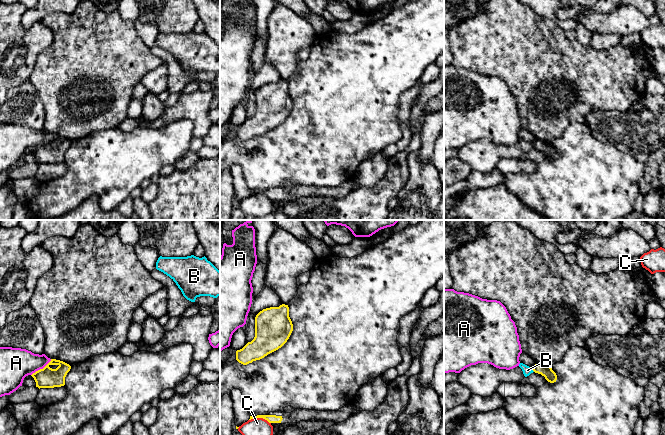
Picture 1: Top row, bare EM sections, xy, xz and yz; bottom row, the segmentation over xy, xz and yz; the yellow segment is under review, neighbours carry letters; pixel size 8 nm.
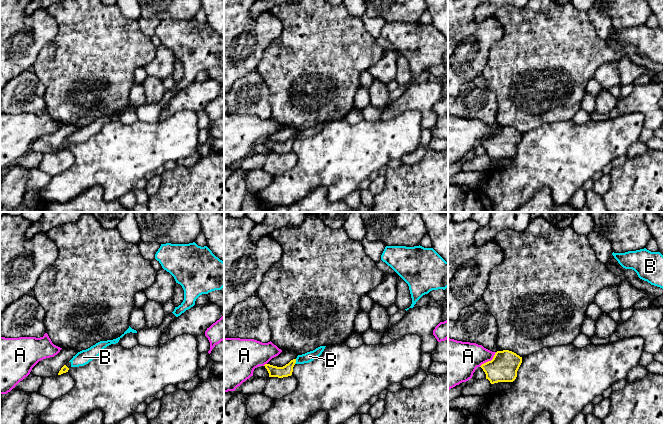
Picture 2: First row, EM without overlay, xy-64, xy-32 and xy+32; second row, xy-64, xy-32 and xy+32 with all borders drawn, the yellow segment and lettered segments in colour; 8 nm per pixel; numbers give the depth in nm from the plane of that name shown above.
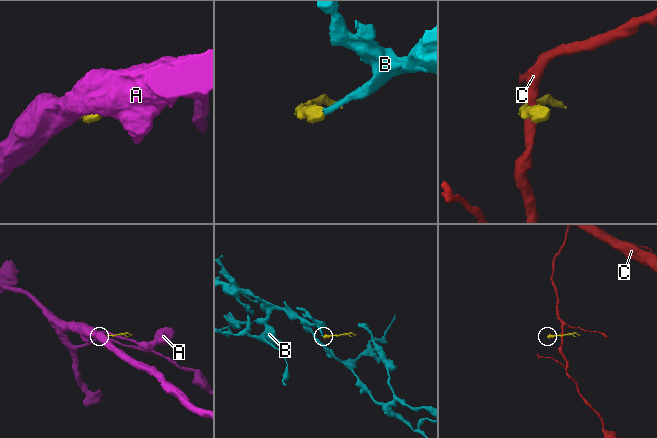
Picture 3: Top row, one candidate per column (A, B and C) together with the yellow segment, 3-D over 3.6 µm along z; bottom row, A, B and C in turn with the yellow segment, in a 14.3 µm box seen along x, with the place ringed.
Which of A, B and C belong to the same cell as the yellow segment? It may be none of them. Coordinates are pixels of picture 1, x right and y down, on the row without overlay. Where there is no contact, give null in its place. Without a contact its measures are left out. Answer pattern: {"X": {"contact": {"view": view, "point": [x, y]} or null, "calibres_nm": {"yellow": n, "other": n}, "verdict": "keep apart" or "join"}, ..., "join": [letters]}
{"A": {"contact": {"view": "xy", "point": [41, 145]}, "calibres_nm": {"yellow": 160, "other": 260}, "verdict": "keep apart"}, "B": {"contact": {"view": "yz", "point": [533, 145]}, "calibres_nm": {"yellow": 90, "other": 70}, "verdict": "keep apart"}, "C": {"contact": {"view": "xz", "point": [260, 193]}, "calibres_nm": {"yellow": 60, "other": 190}, "verdict": "keep apart"}, "join": []}

